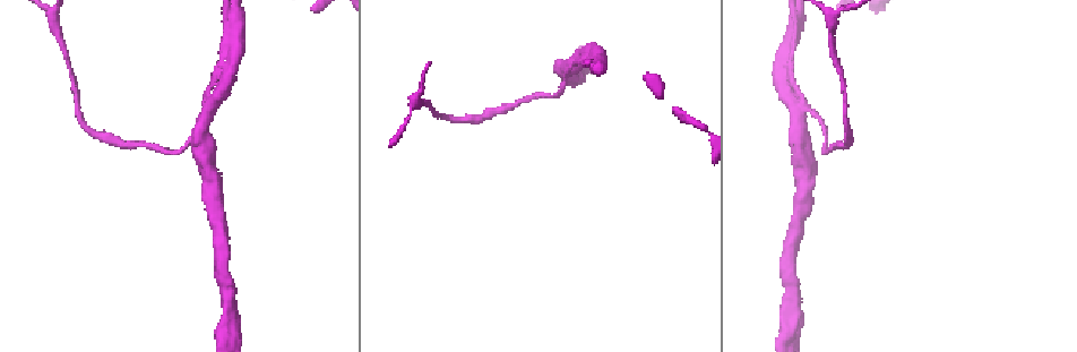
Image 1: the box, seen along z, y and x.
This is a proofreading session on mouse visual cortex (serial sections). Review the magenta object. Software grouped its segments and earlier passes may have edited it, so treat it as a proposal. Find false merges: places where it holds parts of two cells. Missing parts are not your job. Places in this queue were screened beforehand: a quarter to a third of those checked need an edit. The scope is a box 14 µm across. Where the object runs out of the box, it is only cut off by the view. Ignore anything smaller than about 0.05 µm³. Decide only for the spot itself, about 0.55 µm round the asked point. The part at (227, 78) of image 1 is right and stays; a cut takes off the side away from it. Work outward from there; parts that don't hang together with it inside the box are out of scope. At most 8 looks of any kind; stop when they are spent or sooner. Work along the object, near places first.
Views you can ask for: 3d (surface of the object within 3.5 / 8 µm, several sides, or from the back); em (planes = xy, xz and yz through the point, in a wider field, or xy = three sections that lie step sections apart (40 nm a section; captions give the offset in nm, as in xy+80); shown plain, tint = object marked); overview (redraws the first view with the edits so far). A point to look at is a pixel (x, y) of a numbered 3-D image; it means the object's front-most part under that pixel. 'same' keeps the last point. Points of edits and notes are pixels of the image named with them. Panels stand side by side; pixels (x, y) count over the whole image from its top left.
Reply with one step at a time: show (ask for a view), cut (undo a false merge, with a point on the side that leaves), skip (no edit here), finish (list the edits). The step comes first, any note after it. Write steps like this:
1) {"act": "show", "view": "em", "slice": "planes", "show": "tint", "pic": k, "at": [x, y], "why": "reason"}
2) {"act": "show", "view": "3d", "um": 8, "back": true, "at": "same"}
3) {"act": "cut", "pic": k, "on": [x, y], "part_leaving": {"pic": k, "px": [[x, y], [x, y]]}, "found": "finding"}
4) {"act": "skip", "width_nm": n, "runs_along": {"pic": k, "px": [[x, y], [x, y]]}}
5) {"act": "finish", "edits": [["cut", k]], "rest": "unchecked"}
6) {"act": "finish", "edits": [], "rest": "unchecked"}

{"act": "show", "view": "3d", "um": 8, "pic": 1, "at": [593, 66], "why": "thick turns thin"}

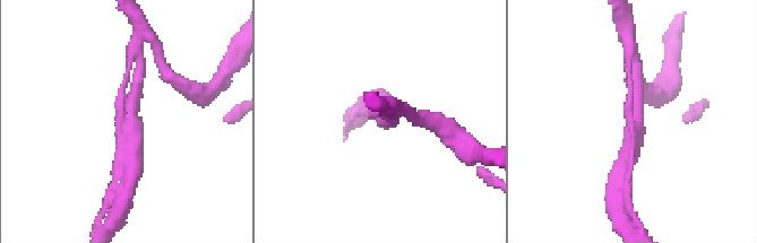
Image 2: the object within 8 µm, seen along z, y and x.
{"act": "show", "view": "3d", "um": 3.5, "back": true, "pic": 2, "at": [128, 123]}

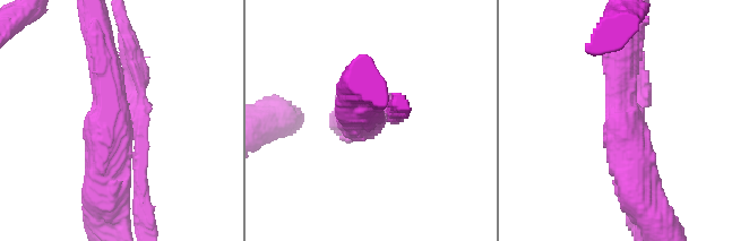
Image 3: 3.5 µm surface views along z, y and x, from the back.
{"act": "show", "view": "em", "slice": "planes", "show": "tint", "pic": 3, "at": [624, 118]}

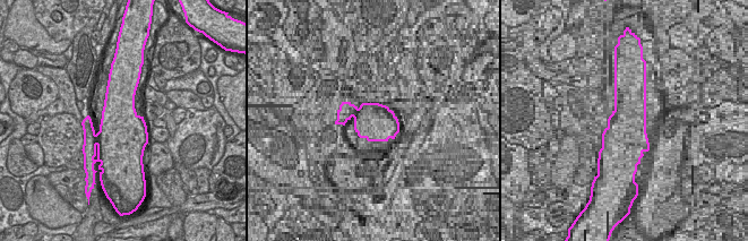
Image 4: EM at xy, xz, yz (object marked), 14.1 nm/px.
{"act": "skip", "width_nm": 750, "runs_along": {"pic": 3, "px": [[106, 192], [117, 119], [100, 63]]}, "found": "one cell here"}

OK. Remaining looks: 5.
{"act": "show", "view": "3d", "um": 3.5, "pic": 1, "at": [208, 108], "why": "three arms meet"}

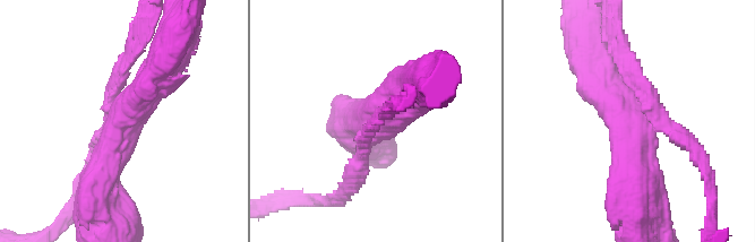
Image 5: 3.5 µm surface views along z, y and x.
{"act": "show", "view": "em", "slice": "xy", "step": 5, "show": "tint", "pic": 5, "at": [120, 126]}

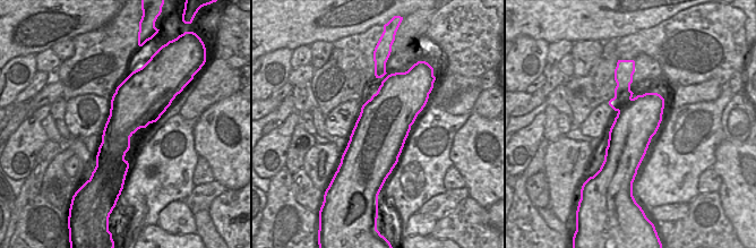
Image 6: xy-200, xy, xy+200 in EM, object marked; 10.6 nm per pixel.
{"act": "show", "view": "em", "slice": "xy", "step": 2, "show": "tint", "at": "same"}

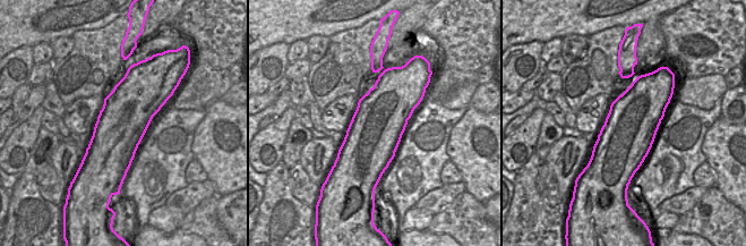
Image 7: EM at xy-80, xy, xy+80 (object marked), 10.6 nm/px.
{"act": "skip", "runs_along": {"pic": 5, "px": [[162, 70], [120, 126], [100, 195]]}, "found": "all the same cell"}

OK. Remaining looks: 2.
{"act": "finish", "edits": [], "rest": "unchecked"}

